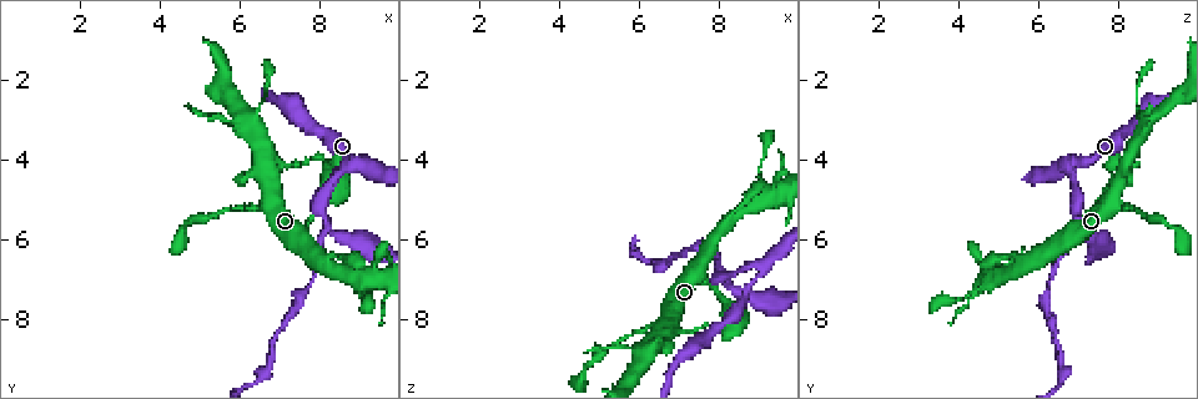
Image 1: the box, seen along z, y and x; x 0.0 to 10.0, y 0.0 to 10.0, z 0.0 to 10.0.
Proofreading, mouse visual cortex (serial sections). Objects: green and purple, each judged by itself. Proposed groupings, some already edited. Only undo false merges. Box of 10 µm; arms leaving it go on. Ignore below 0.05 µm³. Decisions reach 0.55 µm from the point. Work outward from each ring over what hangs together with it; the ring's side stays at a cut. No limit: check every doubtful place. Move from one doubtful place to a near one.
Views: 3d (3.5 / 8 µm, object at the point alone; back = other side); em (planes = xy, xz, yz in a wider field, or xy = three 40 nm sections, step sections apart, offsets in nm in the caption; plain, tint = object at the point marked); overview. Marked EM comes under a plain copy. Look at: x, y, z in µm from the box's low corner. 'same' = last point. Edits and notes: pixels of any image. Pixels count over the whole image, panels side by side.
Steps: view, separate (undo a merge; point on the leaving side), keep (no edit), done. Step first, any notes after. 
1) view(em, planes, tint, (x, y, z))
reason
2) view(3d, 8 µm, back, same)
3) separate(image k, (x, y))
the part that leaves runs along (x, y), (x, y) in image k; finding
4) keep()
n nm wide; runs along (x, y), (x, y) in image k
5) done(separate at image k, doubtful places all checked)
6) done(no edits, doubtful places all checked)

view(3d, 3.5 µm, (6.45, 5.25, 8.10))

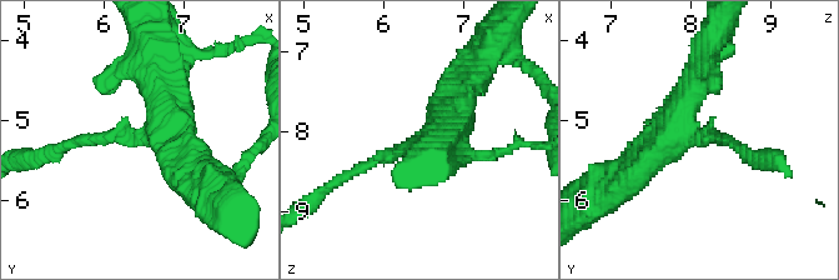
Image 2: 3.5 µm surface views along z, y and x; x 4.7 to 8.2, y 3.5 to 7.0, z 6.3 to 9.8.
view(em, xy, step 2, tint, (6.45, 5.25, 8.10))
3 arms; arms of 150, 400, 450 nm

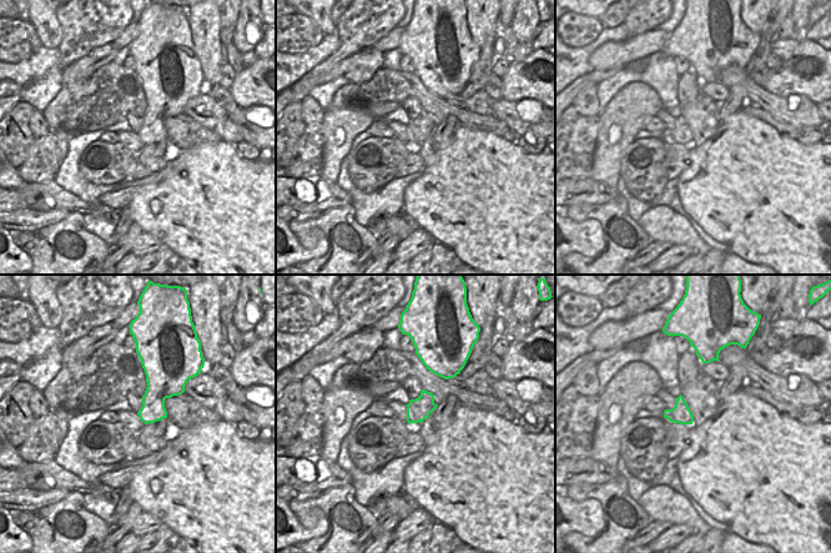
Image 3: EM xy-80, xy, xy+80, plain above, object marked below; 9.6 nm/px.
separate(image 2, (99, 140))
220 nm wide; the part that leaves runs along (140, 140), (90, 136), (36, 155) in image 2; a second cell is stuck on

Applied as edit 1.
view(overview)
redraw

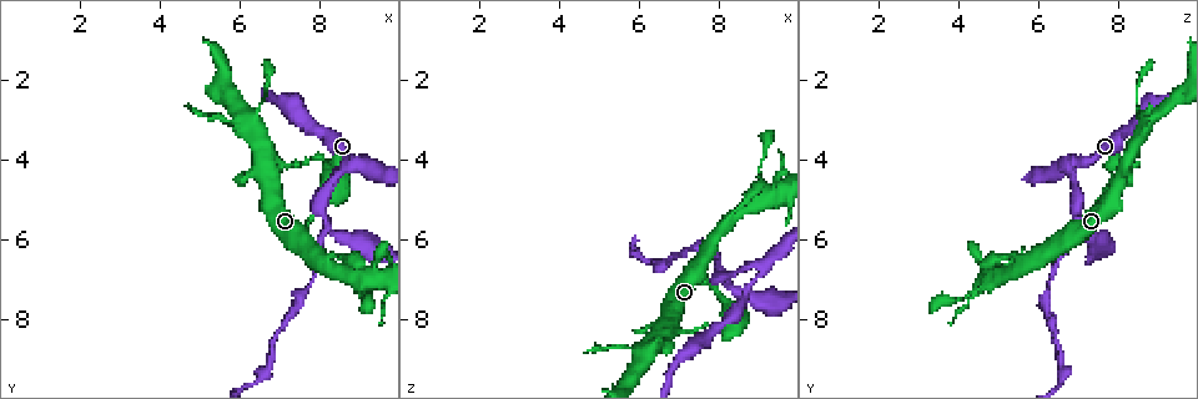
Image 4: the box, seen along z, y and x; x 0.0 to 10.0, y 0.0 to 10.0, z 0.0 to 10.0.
view(3d, 3.5 µm, (9.15, 4.10, 6.65))
two arms in line, one across

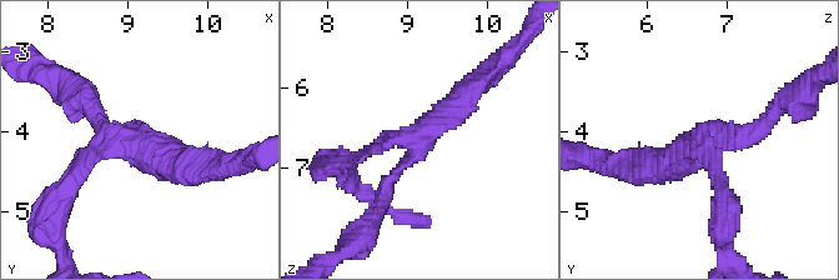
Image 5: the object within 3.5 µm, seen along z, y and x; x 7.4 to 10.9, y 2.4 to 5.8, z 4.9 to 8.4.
view(em, xy, step 3, tint, (9.10, 4.15, 6.70))
3 arms; arms of 150, 200, 300 nm

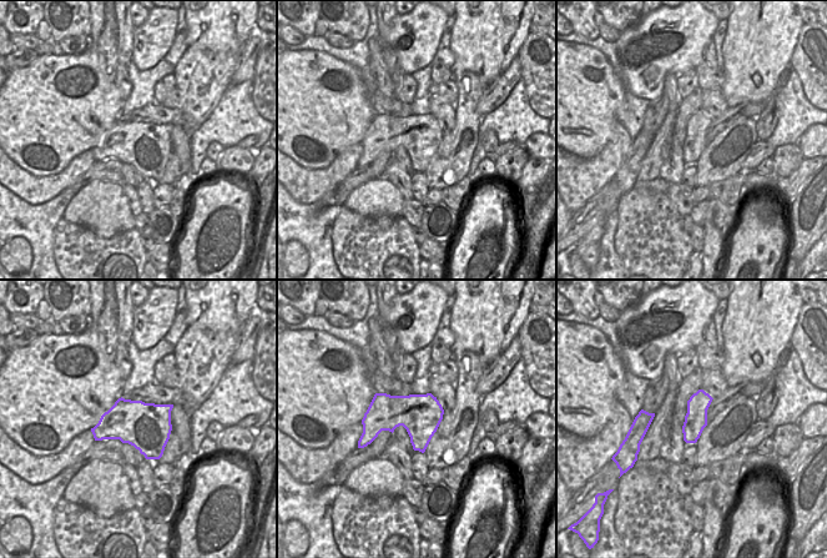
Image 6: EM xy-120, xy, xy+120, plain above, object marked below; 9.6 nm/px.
keep()
runs along (763, 124), (697, 144), (719, 183) in image 5; all the same cell

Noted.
view(3d, 3.5 µm, (8.20, 5.60, 7.00))
branch point

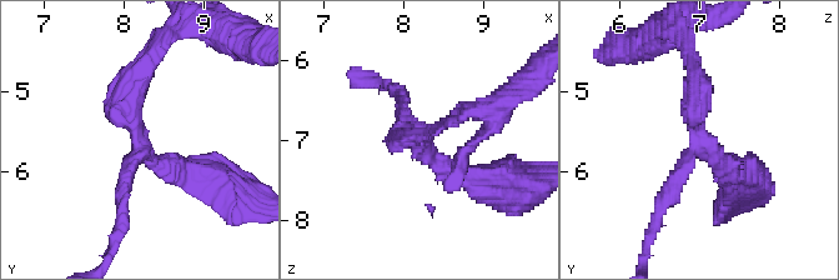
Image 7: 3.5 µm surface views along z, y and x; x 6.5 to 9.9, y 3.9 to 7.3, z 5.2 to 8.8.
view(em, xy, step 1, tint, (8.20, 5.60, 7.05))
3 arms; arms of 200, 250, 300 nm; now the EM

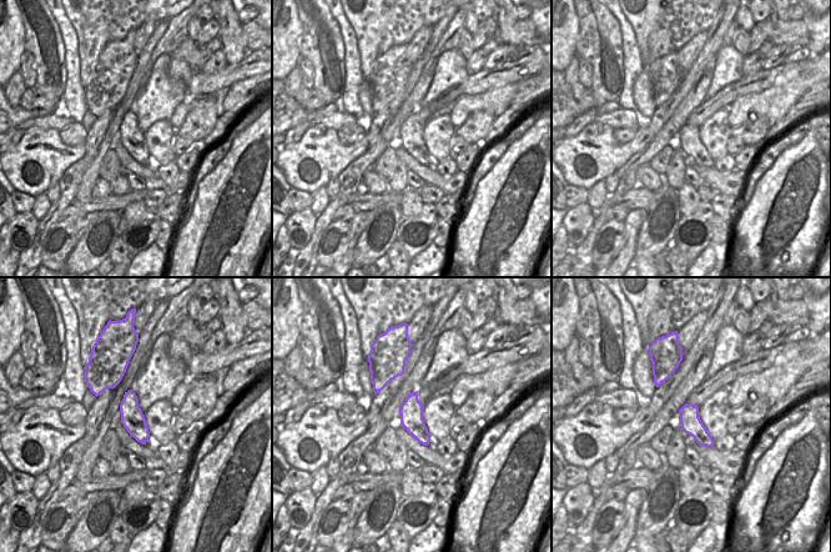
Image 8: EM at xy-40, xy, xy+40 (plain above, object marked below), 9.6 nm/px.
keep()
runs along (691, 66), (691, 120), (742, 174) in image 7; continuous, no second cell

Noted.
done(separate at image 2, doubtful places all checked)

